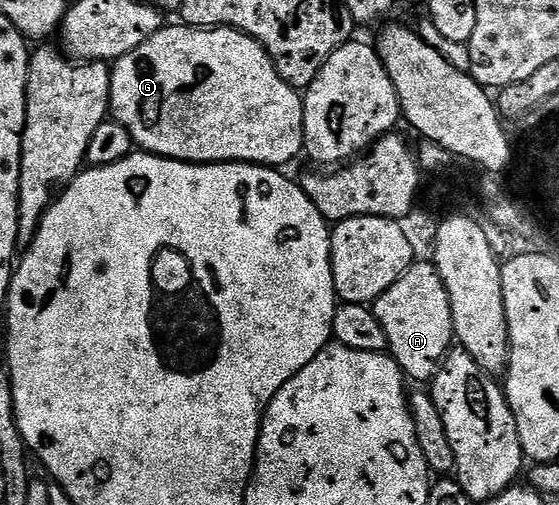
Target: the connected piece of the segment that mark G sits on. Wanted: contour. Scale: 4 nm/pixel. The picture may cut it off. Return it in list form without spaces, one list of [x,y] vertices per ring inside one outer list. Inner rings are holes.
[[[182,23],[168,24],[157,31],[157,35],[149,35],[141,47],[129,51],[110,66],[111,71],[111,107],[110,116],[134,139],[136,146],[144,153],[154,153],[157,157],[167,157],[171,161],[189,161],[192,165],[266,165],[268,167],[284,167],[298,153],[304,152],[303,147],[303,98],[300,90],[294,89],[281,75],[277,75],[277,67],[273,59],[261,47],[257,39],[240,29],[230,27],[212,27],[197,29]]]

